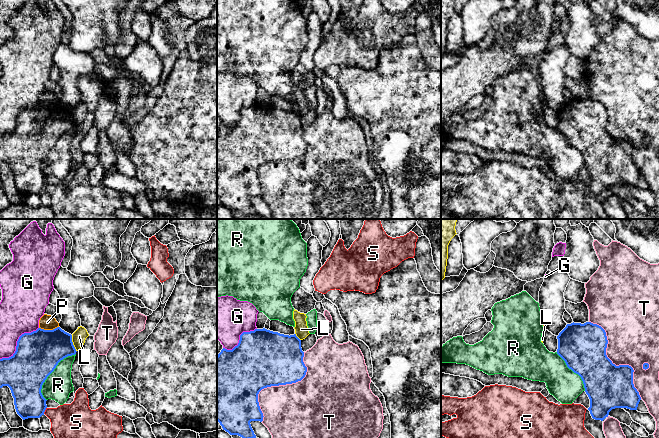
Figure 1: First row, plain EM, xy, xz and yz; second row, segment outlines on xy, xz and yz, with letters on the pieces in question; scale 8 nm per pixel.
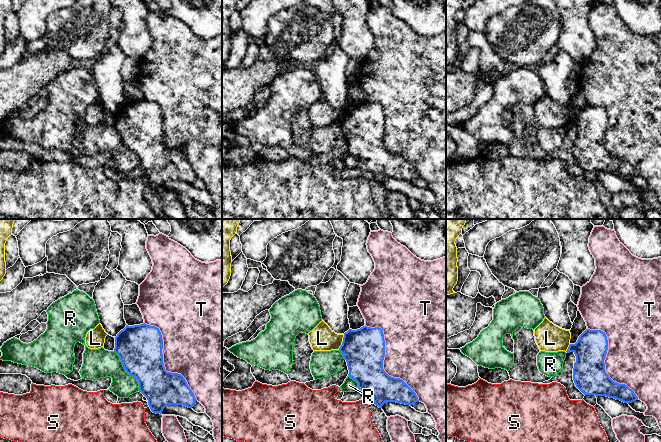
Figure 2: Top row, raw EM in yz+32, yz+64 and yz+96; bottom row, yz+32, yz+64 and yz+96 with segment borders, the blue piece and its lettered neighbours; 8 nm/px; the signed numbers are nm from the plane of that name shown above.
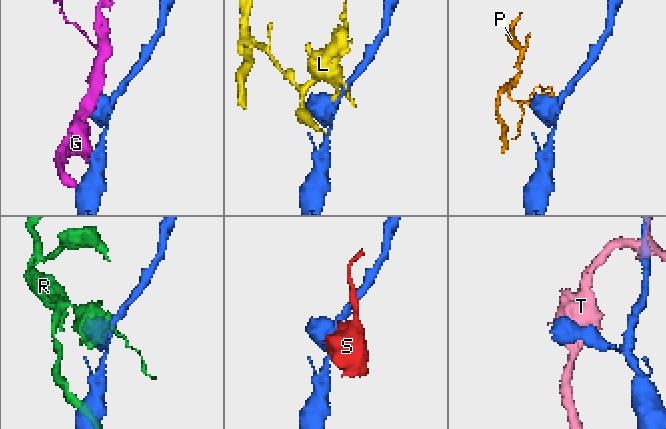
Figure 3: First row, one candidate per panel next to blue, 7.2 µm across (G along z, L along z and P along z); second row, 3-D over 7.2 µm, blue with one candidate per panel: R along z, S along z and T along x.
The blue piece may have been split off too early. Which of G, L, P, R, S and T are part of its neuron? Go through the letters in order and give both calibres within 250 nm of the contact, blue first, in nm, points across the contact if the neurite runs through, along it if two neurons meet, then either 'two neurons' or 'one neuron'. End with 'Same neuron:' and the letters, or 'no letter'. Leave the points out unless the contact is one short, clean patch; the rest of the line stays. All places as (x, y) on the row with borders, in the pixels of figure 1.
G: calibres 360 and 340 nm; two neurons
L: calibres 320 and 110 nm; border xy (71, 335), (71, 341), (76, 351); two neurons
P: calibres 360 and 130 nm; two neurons
R: calibres 360 and 220 nm; two neurons
S: calibres 260 and 280 nm; border xy (46, 407), (43, 413); two neurons
T: calibres 460 and 440 nm; two neurons
Same neuron: no letter

